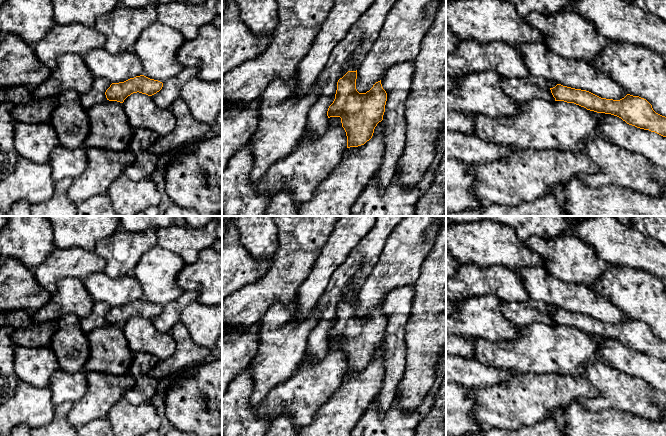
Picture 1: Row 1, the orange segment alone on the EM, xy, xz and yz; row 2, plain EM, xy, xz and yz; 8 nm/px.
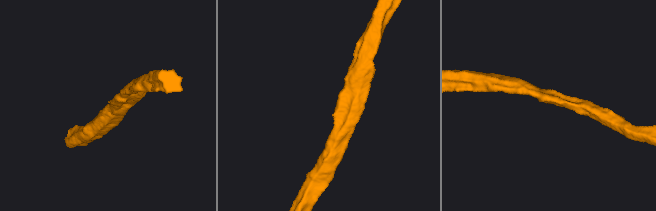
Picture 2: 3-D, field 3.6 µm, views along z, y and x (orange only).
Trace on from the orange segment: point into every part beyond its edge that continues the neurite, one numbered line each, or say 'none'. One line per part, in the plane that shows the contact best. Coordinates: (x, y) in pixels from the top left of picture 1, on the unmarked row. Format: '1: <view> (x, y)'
none

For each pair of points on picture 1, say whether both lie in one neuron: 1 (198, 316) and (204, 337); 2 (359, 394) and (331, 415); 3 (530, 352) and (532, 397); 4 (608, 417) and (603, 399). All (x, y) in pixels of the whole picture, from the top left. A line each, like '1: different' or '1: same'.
1: same
2: same
3: different
4: different

